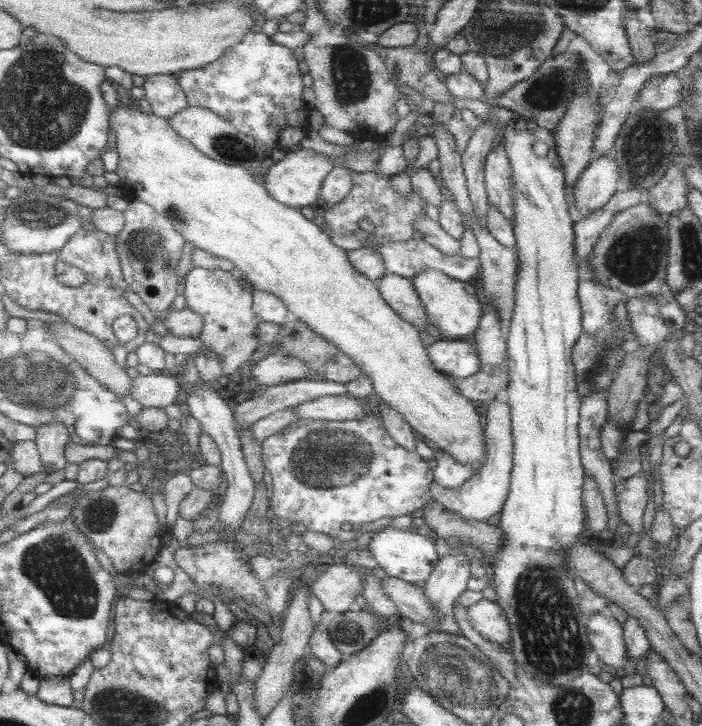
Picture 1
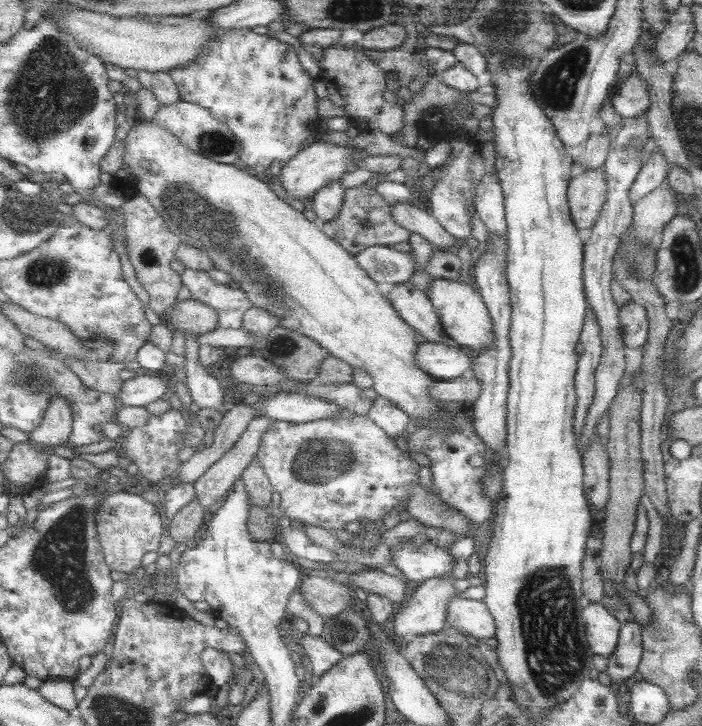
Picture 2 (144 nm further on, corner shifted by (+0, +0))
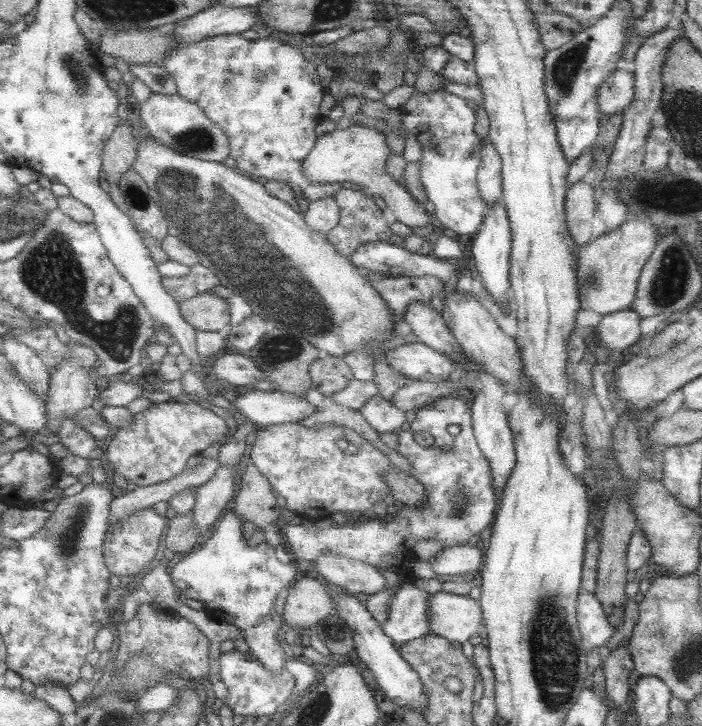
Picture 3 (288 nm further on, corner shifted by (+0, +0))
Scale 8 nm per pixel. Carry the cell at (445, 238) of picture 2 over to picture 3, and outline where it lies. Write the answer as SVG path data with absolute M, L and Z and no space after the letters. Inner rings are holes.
M351 124L349 128L325 134L319 138L315 150L307 156L307 162L303 162L303 172L305 176L319 186L331 186L331 184L341 184L341 182L353 182L359 186L361 192L369 194L371 198L383 198L385 208L389 208L395 216L397 222L413 228L425 228L431 220L431 212L419 204L419 200L407 190L399 180L395 180L387 172L387 160L391 156L391 148L387 144L387 138L383 132L367 126L355 126Z

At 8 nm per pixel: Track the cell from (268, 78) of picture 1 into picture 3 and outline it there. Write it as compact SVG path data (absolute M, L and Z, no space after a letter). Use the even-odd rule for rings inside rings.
M221 34L201 42L177 44L163 64L175 76L179 94L189 102L199 104L207 112L207 116L221 130L227 132L227 136L231 138L231 164L237 172L241 172L243 176L251 176L253 180L297 184L309 202L335 196L341 190L341 184L313 184L303 172L303 162L307 162L307 156L319 142L315 128L319 126L319 122L323 122L321 98L327 92L323 92L317 64L307 60L301 48L285 44L283 40L273 40L271 36L267 40L247 40L239 34Z

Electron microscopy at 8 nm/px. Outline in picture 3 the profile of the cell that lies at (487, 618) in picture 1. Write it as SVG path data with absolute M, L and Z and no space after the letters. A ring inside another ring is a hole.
M447 592L431 596L431 634L463 644L479 632L487 632L479 600Z

